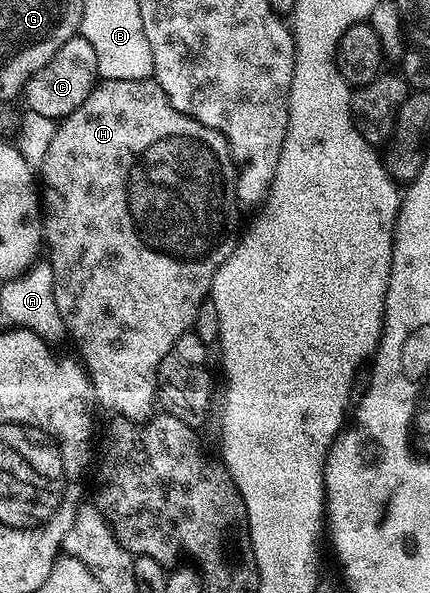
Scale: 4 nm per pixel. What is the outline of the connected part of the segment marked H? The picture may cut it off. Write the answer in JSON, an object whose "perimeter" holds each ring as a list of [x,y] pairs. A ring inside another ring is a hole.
{"perimeter":[[[152,77],[135,81],[101,79],[91,89],[87,101],[83,101],[83,105],[75,109],[75,113],[57,123],[55,137],[51,137],[51,146],[47,148],[39,165],[39,183],[44,188],[43,243],[47,251],[49,247],[47,262],[53,270],[55,305],[59,305],[59,317],[63,317],[68,338],[73,338],[73,343],[77,346],[76,354],[88,374],[93,399],[101,402],[107,410],[114,411],[114,416],[130,421],[144,421],[155,411],[153,403],[155,407],[159,361],[172,355],[173,346],[179,341],[179,337],[191,330],[201,304],[210,298],[213,278],[219,265],[223,265],[223,261],[227,261],[227,257],[231,257],[237,247],[239,200],[235,186],[235,164],[229,153],[229,142],[215,129],[195,121],[190,115],[179,113],[179,109],[169,104],[169,98]]]}

